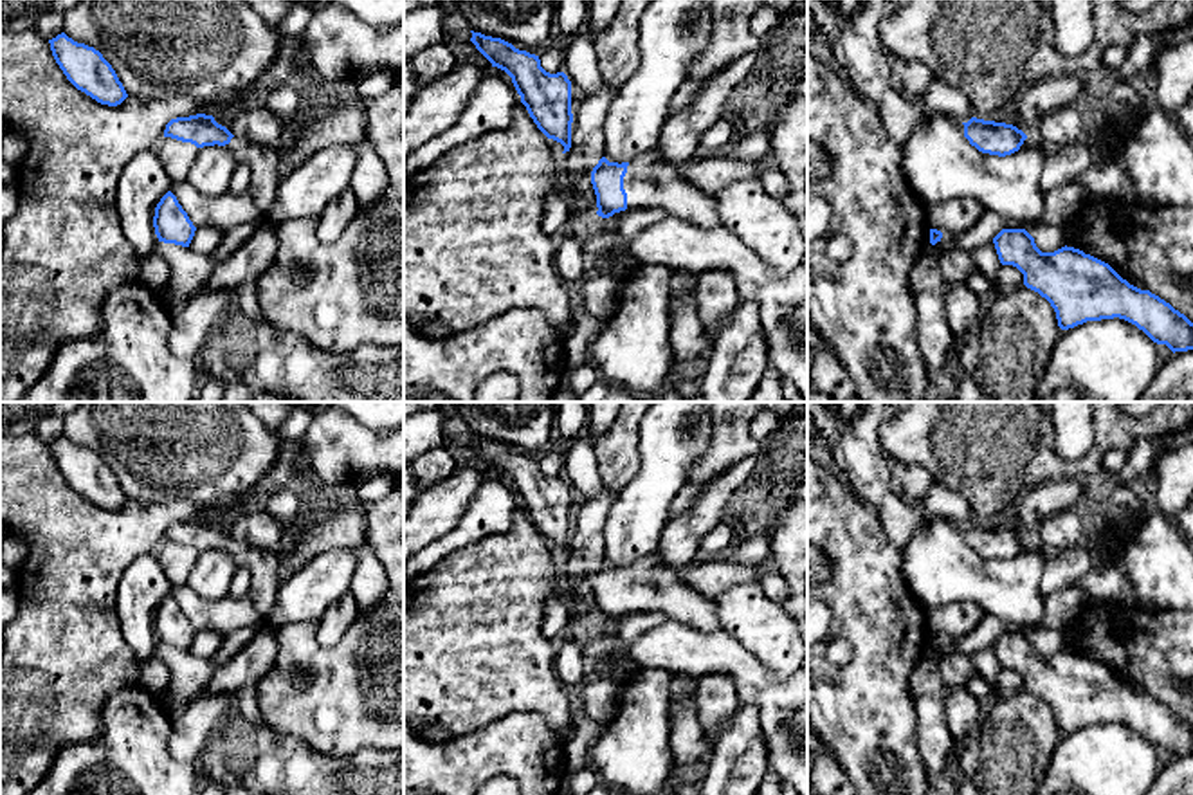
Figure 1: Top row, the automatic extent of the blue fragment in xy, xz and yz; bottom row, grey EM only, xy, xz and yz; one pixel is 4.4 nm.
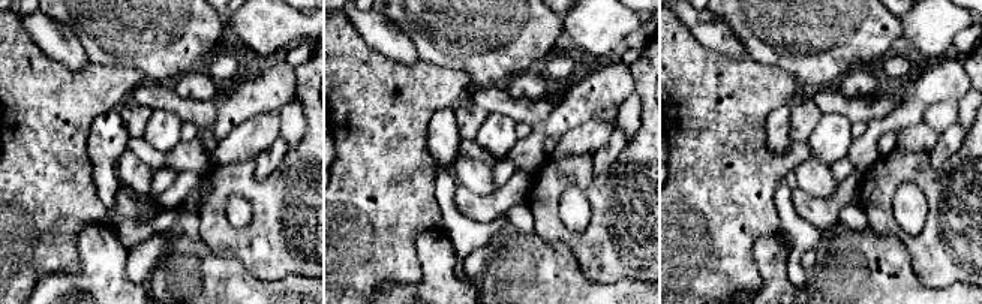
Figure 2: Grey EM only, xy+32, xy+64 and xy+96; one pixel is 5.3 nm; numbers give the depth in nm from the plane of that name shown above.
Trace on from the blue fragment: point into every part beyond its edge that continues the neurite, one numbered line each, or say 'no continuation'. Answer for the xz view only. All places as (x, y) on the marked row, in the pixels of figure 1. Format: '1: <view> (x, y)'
1: xz (649, 182)

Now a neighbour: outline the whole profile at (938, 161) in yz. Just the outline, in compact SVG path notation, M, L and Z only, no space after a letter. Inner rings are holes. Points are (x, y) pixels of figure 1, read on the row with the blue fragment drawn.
M928 114L899 146L899 164L924 206L973 196L1025 227L1043 211L1040 177L1047 153L1033 135L1011 155L982 153L964 137L961 121Z

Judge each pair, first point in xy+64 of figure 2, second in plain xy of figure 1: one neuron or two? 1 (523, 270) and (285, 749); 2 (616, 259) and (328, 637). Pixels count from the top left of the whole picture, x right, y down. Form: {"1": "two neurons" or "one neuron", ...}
{"1": "one neuron", "2": "two neurons"}

